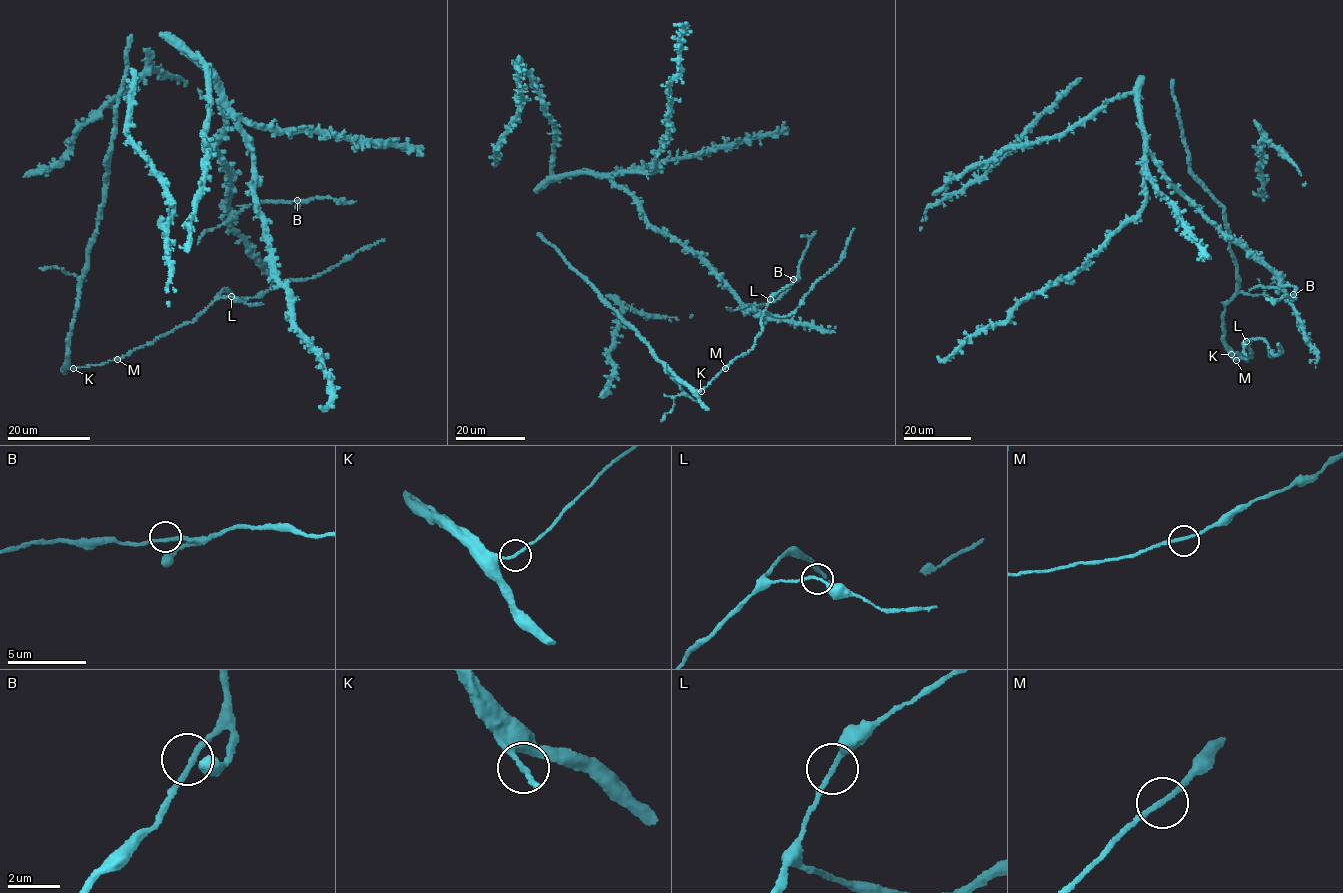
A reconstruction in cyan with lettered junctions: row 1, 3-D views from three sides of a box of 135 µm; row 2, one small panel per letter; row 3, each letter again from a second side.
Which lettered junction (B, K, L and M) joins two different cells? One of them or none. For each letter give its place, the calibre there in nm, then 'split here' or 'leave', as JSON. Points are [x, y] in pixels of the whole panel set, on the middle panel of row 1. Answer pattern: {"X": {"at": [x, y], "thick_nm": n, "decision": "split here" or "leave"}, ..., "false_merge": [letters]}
{"B": {"at": [793, 279], "thick_nm": 220, "decision": "leave"}, "K": {"at": [701, 391], "thick_nm": 180, "decision": "leave"}, "L": {"at": [770, 299], "thick_nm": 180, "decision": "leave"}, "M": {"at": [725, 368], "thick_nm": 190, "decision": "leave"}, "false_merge": []}

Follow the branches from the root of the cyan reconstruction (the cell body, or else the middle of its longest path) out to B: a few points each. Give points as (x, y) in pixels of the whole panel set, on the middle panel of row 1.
B: (751, 310), (755, 305), (779, 299), (793, 279)

